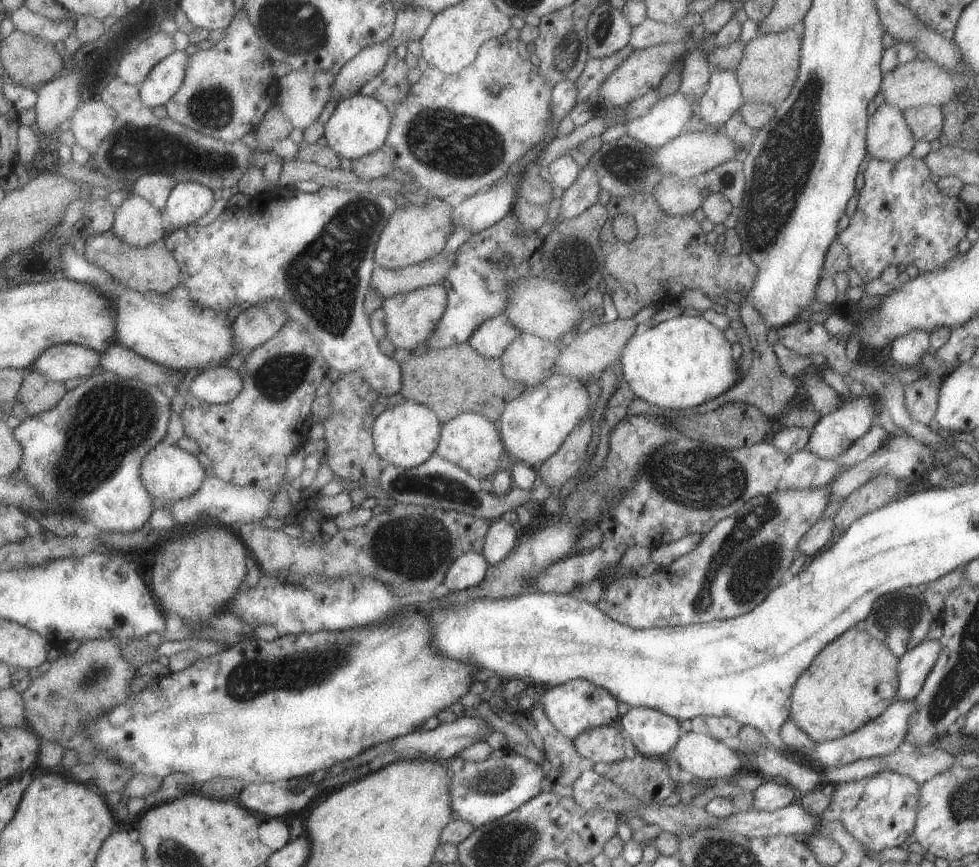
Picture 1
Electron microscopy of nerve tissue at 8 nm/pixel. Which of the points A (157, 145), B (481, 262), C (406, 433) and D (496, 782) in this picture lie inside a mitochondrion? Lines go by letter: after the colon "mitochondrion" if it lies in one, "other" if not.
A: mitochondrion
B: other
C: other
D: mitochondrion

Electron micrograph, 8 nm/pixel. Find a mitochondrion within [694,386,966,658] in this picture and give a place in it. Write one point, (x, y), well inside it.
(900, 615)

